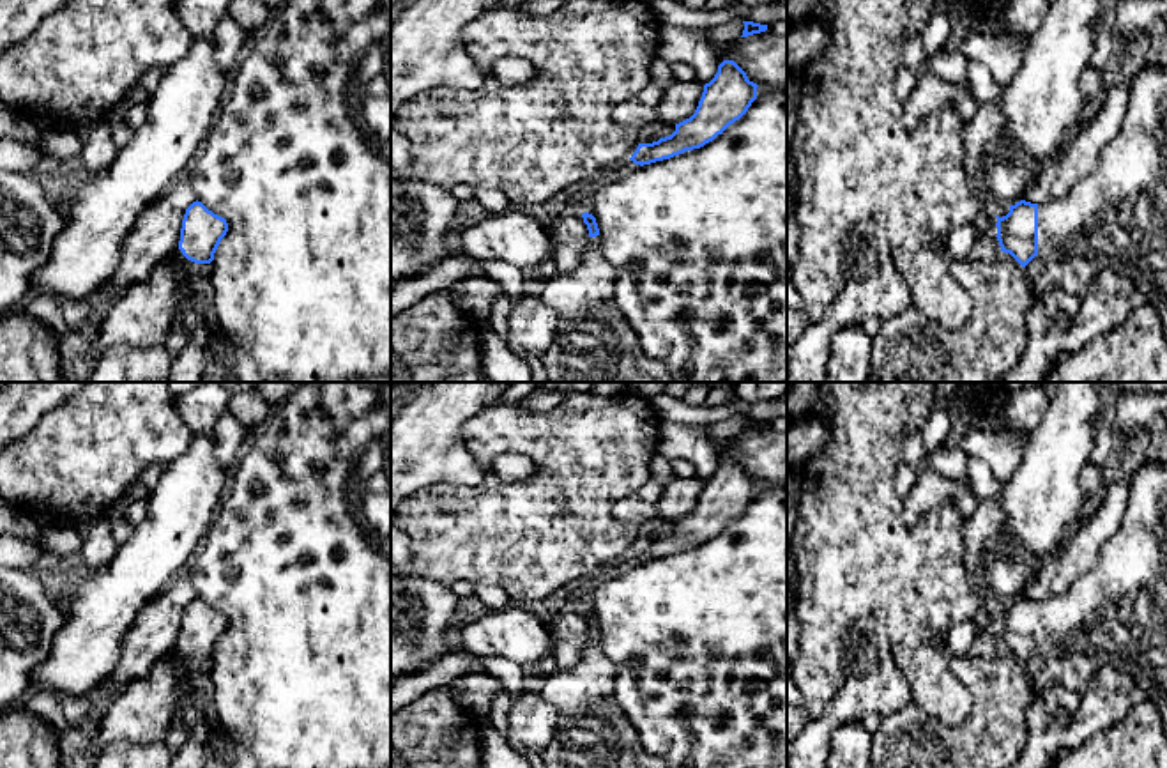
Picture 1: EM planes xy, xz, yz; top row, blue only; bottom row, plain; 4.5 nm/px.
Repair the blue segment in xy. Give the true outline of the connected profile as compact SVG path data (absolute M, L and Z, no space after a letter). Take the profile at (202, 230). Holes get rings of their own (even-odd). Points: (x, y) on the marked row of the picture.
M193 202L184 214L180 241L154 267L149 278L126 288L104 313L87 347L87 359L95 366L110 350L152 349L164 345L175 315L175 290L180 276L210 276L214 253L228 232L225 218Z

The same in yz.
M1144 55L1132 64L1128 78L1123 126L1100 154L1095 172L1063 198L1010 205L1006 216L995 216L995 237L1001 251L1026 269L1036 296L1056 288L1084 292L1102 271L1135 280L1162 319L1167 340L1167 65L1156 55Z

